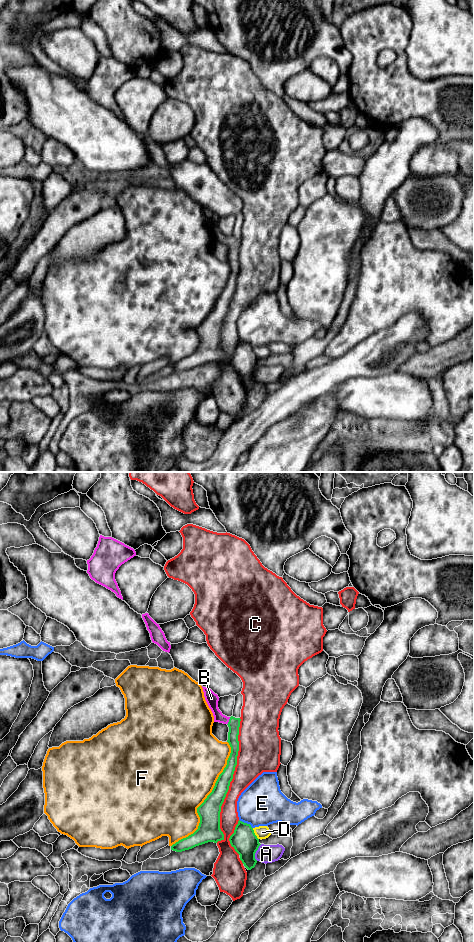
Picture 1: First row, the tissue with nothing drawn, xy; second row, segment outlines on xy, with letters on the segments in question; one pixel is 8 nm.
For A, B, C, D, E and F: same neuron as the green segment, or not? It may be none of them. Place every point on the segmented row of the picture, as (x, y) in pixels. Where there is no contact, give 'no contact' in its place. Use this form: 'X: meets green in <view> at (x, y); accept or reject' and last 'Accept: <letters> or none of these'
A: meets green in xy at (255, 852); reject
B: meets green in xy at (229, 721); accept
C: meets green in xy at (230, 781); reject
D: meets green in xy at (254, 834); reject
E: meets green in xy at (246, 823); reject
F: meets green in xy at (206, 798); reject
Accept: B

